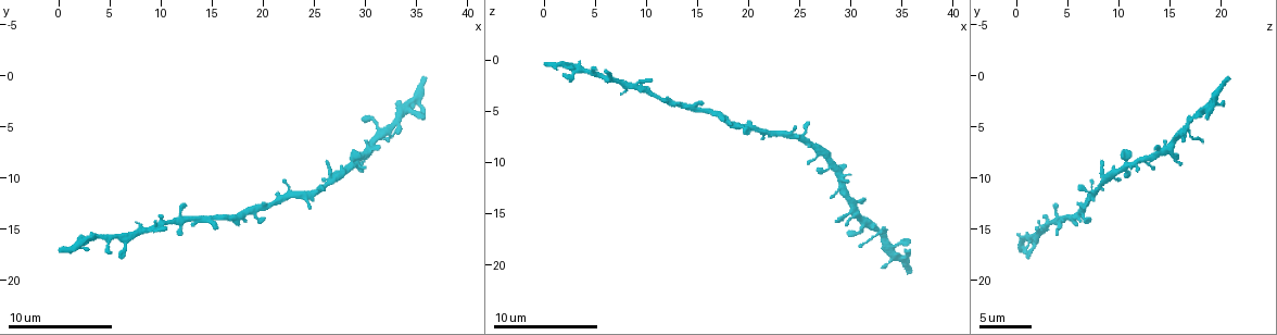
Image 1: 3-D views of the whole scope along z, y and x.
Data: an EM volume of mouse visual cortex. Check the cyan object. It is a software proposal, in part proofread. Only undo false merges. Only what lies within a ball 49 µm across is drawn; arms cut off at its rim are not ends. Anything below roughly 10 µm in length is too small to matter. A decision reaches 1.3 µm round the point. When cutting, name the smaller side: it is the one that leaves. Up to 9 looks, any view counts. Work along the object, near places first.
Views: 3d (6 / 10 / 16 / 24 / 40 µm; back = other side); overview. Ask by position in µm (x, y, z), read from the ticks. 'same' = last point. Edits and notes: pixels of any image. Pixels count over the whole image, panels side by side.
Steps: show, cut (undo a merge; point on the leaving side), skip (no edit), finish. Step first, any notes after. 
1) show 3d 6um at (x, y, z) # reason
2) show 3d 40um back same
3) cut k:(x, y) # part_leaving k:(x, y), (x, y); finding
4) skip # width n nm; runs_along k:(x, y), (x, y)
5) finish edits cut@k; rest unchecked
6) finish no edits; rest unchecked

show 3d 10um at (10.6, 14.2, 3.4)

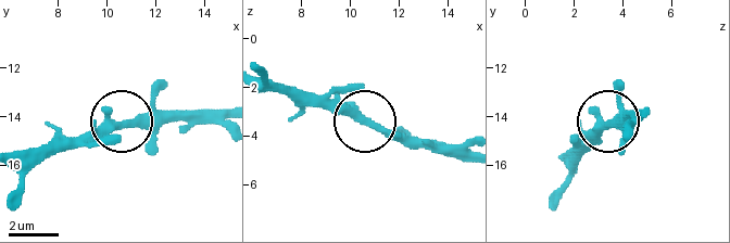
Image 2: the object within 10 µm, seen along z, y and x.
skip # width 340 nm; all the same cell

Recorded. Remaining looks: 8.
show 3d 6um at (32.6, 4.6, 16.8) # three-way junction

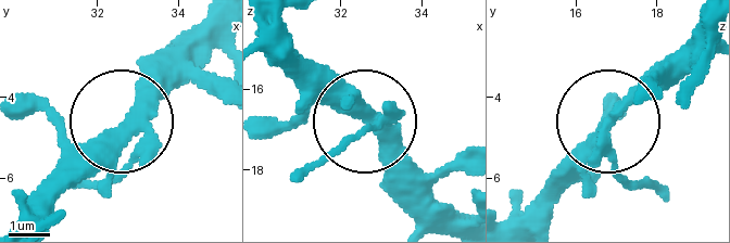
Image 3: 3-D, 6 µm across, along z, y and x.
show 3d 6um back at (32.90, 4.50, 16.85) # other side

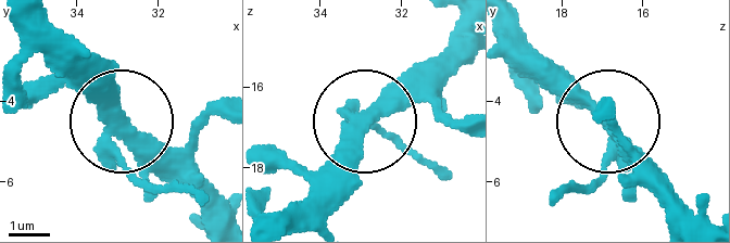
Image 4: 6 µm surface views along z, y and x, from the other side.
skip # runs_along 4:(700, 219), (516, 36); one cell here

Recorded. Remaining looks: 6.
show 3d 6um at (28.8, 8.6, 12.8) # a narrow waist

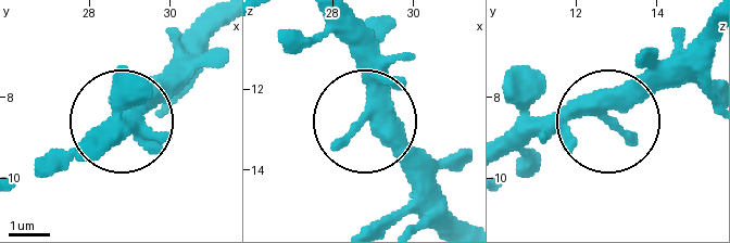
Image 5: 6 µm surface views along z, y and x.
skip # width 440 nm; runs_along 5:(504, 153), (536, 129), (612, 115), (688, 46); all the same cell

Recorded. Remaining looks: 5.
show 3d 10um at (21.6, 12.0, 7.0)

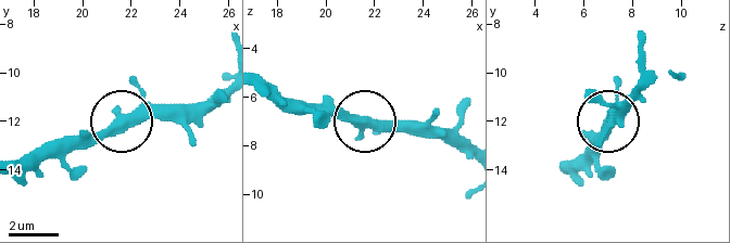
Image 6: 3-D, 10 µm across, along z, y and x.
show 3d 6um at (21.8, 12.1, 7.1)

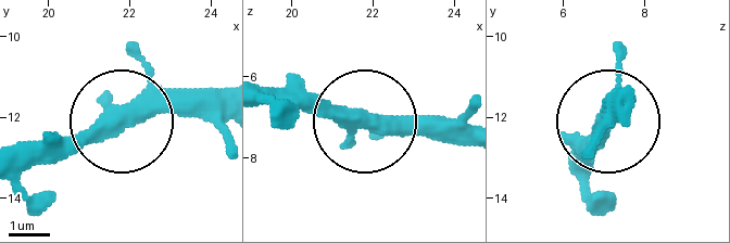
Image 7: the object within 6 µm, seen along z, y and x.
skip # runs_along 7:(108, 107), (135, 118), (225, 107); all the same cell

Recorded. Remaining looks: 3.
finish no edits; rest unchecked

